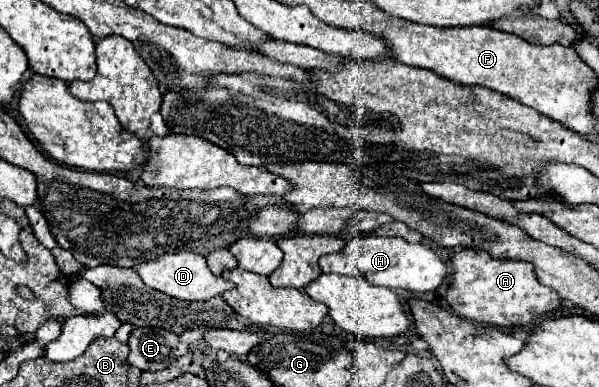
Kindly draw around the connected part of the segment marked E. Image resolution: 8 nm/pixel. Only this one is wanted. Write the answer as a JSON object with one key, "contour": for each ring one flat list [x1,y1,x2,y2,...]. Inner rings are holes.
{"contour":[[134,328,128,340,128,362,140,370,164,370,190,348,164,328]]}

